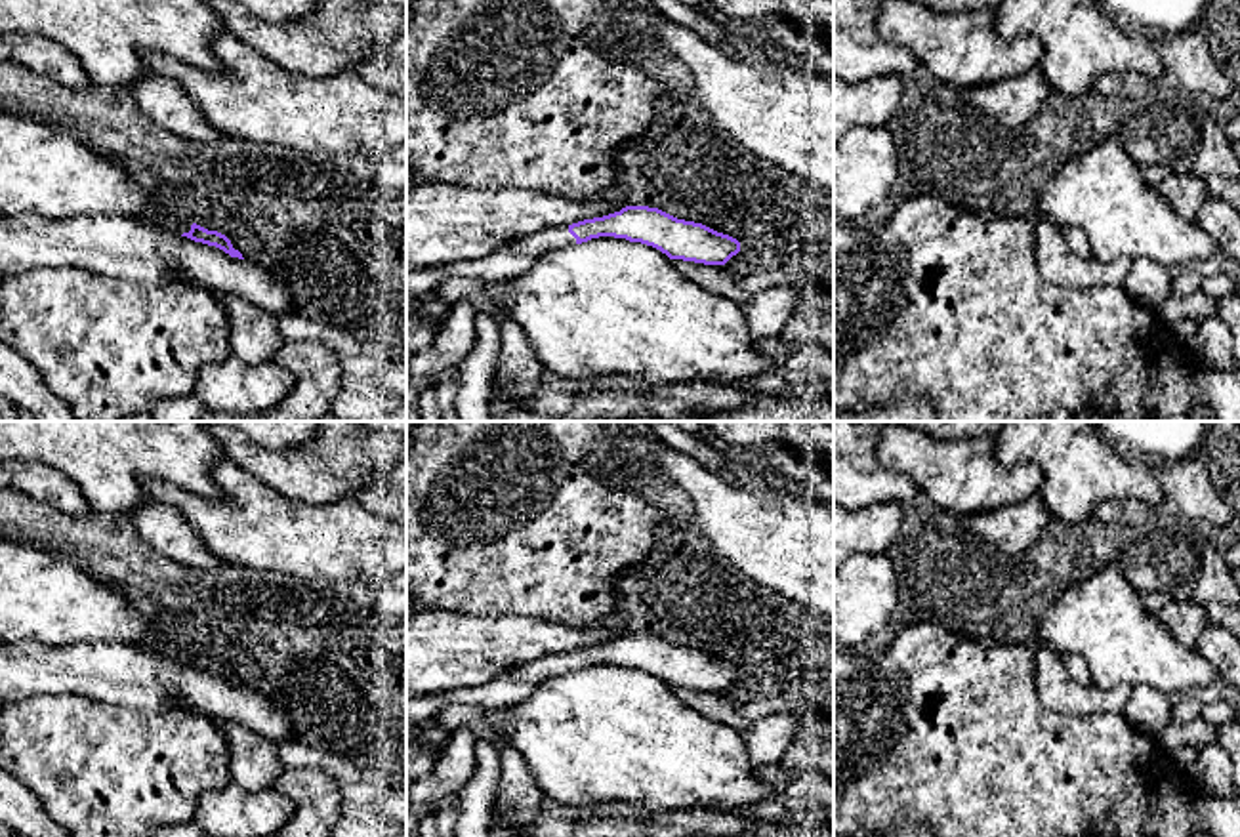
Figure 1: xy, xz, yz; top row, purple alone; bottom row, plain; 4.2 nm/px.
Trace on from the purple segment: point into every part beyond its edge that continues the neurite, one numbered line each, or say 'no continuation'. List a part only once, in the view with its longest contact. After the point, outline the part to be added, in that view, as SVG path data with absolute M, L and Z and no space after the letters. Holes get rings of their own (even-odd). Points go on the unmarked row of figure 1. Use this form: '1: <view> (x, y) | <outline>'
1: xz (508, 689) | M549 654L498 675L477 688L406 696L406 721L429 725L448 705L504 707L525 700L540 683L574 673L568 654Z

